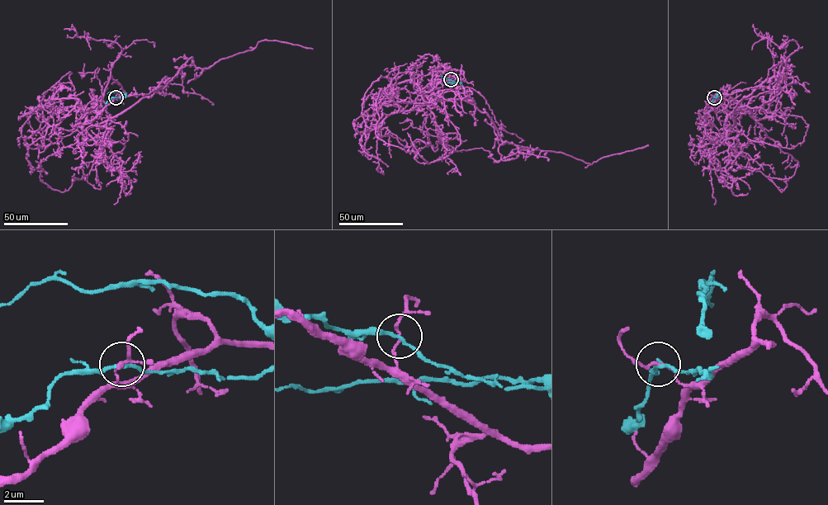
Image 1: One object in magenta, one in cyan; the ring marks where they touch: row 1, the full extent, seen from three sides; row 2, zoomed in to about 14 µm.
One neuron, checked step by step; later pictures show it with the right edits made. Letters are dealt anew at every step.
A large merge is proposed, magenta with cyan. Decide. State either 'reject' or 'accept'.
reject

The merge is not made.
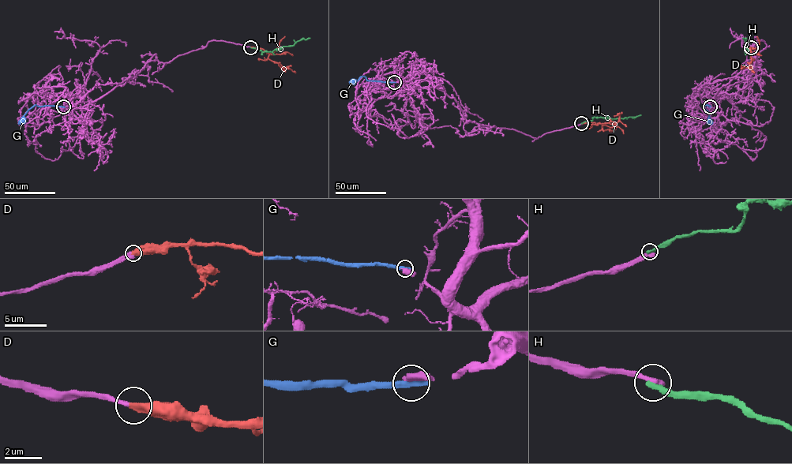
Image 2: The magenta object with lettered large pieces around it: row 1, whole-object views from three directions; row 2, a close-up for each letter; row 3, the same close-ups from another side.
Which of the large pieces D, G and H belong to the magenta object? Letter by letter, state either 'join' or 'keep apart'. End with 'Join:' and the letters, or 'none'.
D: join
G: keep apart
H: keep apart
Join: D

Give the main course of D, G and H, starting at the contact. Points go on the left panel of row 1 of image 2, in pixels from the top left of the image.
D: (251, 47), (262, 49), (268, 54), (268, 58), (283, 68), (288, 66), (283, 69)
G: (63, 106), (34, 105), (18, 124)
H: (250, 47), (262, 52), (272, 51), (310, 38)

